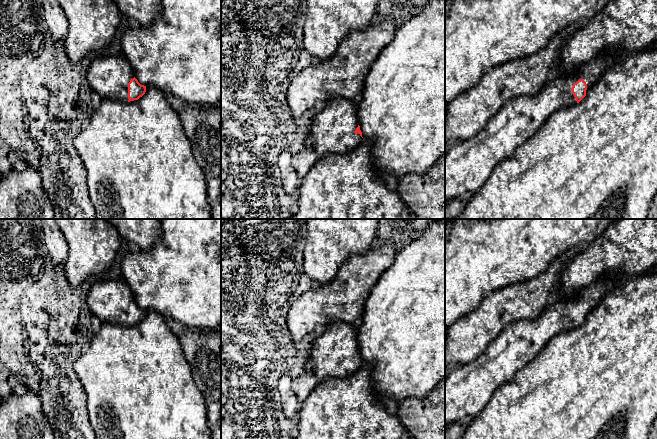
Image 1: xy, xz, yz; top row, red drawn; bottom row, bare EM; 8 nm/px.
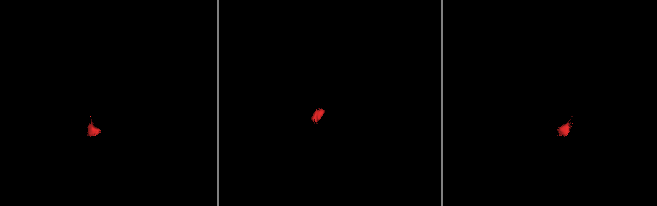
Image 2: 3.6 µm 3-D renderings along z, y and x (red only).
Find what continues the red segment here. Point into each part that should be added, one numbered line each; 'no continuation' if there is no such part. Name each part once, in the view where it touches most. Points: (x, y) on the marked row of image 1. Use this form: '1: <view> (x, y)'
1: yz (469, 163)

